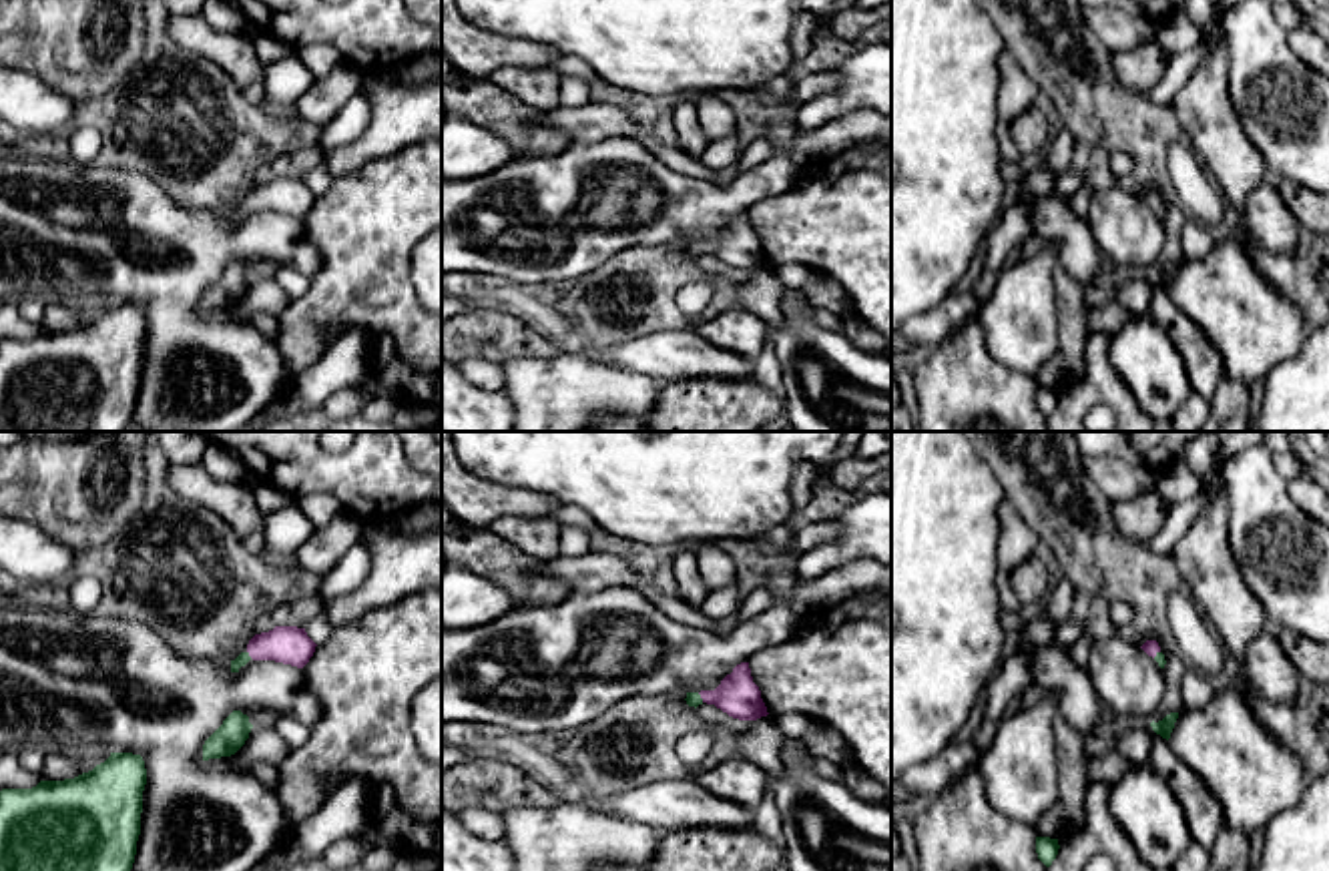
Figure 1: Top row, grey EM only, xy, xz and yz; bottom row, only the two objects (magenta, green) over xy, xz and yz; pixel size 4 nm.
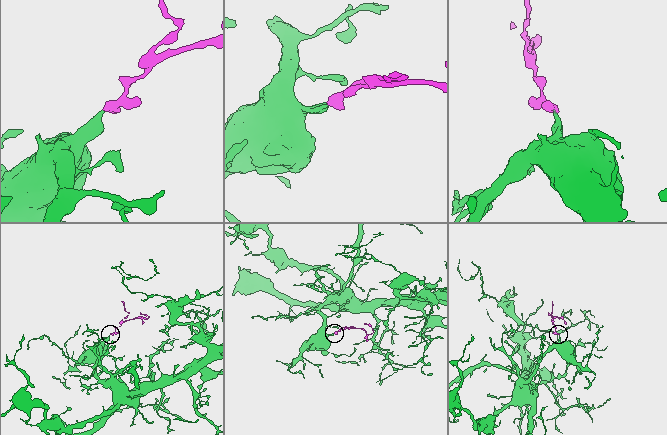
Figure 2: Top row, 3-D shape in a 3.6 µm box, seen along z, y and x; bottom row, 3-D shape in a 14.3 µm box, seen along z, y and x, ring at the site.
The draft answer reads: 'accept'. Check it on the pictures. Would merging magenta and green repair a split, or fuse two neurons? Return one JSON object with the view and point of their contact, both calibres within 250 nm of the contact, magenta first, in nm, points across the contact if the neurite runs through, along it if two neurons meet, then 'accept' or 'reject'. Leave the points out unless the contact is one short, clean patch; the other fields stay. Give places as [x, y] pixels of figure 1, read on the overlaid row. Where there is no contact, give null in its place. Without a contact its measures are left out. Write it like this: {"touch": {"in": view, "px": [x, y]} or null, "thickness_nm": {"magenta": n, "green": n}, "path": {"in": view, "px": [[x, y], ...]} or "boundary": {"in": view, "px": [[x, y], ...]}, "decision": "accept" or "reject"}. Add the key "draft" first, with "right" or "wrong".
{"draft": "right", "touch": {"in": "xy", "px": [249, 655]}, "thickness_nm": {"magenta": 160, "green": 50}, "path": {"in": "xy", "px": [[290, 645], [259, 647], [249, 655], [243, 657]]}, "decision": "accept"}

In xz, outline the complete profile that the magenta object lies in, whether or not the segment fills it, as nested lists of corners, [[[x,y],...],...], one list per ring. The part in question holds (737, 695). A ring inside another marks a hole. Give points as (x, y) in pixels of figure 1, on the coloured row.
[[[741,662],[727,674],[715,690],[687,692],[687,704],[715,704],[723,712],[739,720],[757,720],[767,716],[767,706],[759,686],[753,682],[749,662]]]

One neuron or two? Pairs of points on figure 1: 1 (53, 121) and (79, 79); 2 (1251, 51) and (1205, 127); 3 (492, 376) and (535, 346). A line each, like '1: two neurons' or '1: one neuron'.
1: two neurons
2: two neurons
3: two neurons

